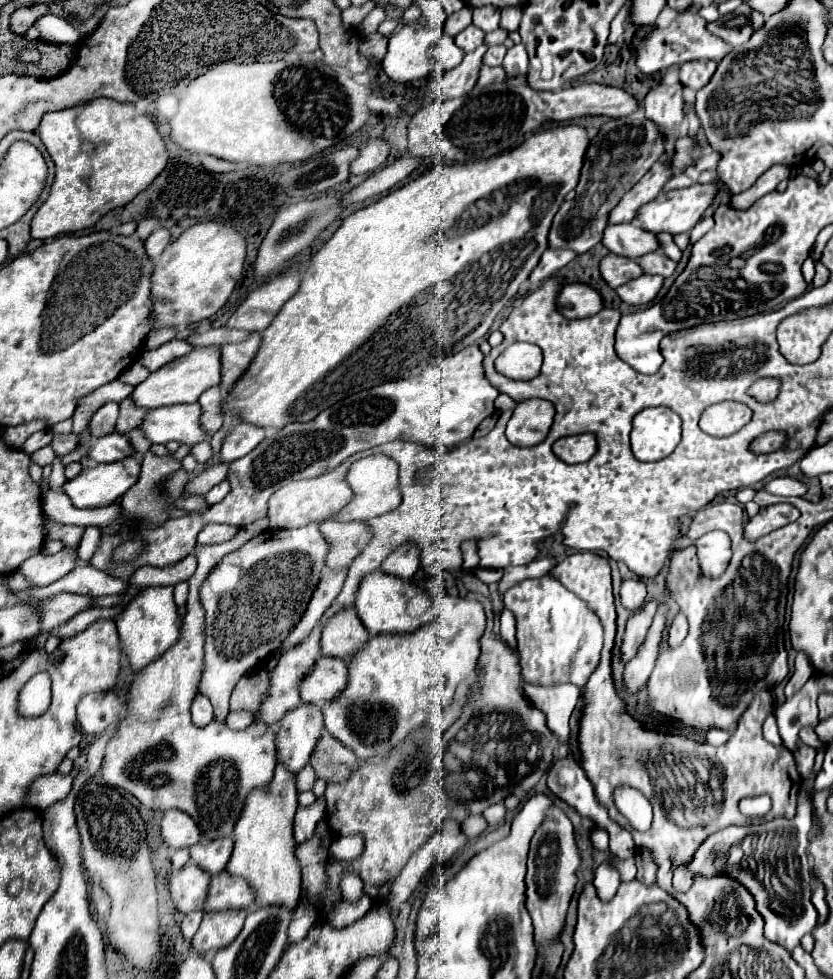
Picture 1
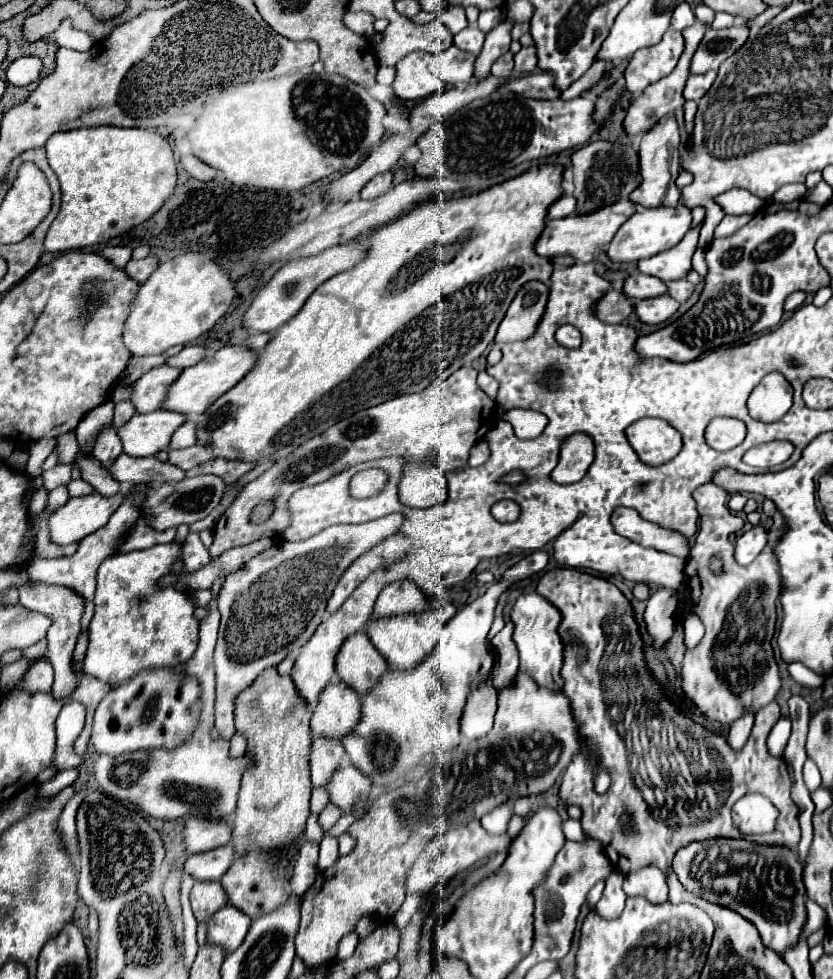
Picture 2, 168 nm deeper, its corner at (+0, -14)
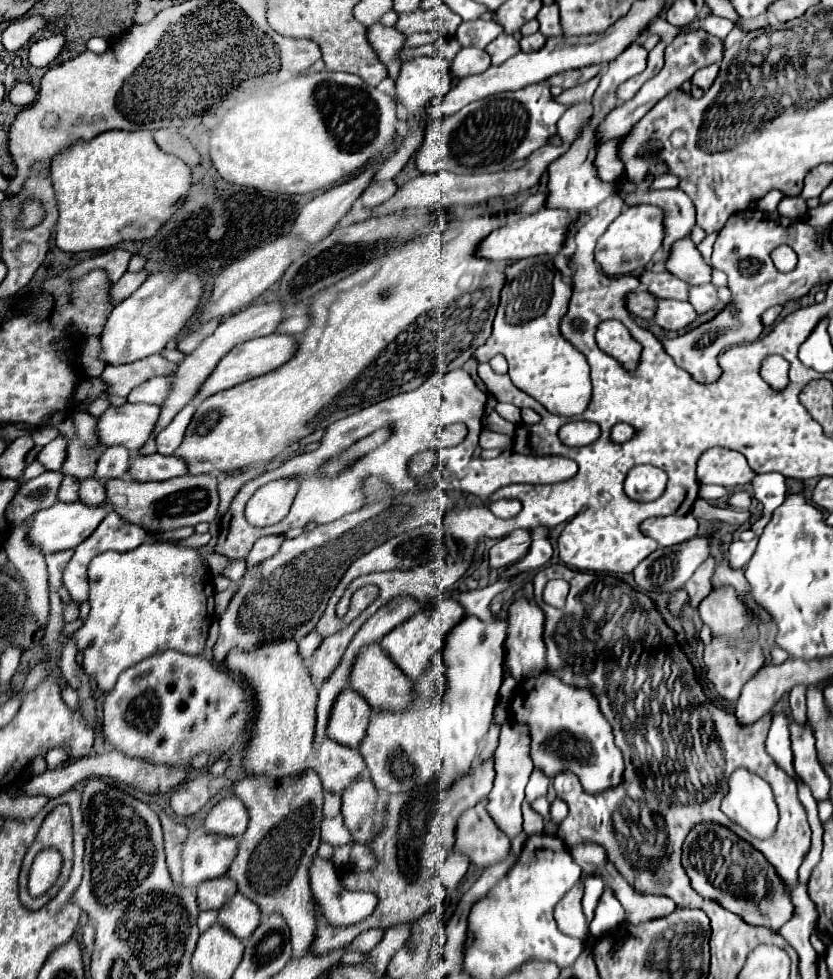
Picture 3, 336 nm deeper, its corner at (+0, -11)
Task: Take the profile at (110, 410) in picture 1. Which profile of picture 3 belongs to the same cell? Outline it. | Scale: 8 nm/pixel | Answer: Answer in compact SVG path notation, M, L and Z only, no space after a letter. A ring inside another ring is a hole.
M122 445L104 447L104 451L98 459L94 477L98 477L100 481L112 479L112 477L124 477L124 473L128 471L128 463L130 463L128 459L130 459L130 453L126 447L122 447Z

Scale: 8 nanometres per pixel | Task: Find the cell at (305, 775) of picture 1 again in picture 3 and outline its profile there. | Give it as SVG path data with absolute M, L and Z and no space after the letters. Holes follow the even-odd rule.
M324 793L324 817L340 813L340 795L338 793Z

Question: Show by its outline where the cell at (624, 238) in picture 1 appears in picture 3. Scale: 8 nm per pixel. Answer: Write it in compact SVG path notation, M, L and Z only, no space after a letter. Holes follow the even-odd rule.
M688 237L678 239L670 247L668 259L662 265L666 271L670 271L672 275L676 275L678 279L682 279L690 285L710 283L710 267L704 263L700 251Z

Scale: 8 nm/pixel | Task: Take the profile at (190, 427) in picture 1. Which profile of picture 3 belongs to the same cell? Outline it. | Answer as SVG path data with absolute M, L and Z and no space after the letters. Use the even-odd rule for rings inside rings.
M124 403L120 407L110 405L98 421L98 437L102 445L124 445L128 451L138 453L152 437L158 417L158 405Z

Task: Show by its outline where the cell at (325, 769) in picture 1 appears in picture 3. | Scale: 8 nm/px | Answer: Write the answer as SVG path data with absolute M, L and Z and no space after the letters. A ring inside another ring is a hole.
M360 775L356 781L352 781L344 789L344 793L342 793L342 817L344 817L346 827L352 833L352 841L358 841L358 843L370 841L382 829L382 823L384 823L384 801L380 801L378 791L376 791L376 787L374 787L370 777Z

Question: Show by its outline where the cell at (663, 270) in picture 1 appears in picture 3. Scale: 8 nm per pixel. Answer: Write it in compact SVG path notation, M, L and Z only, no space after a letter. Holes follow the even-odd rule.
M710 283L708 285L692 285L692 287L688 287L688 301L696 309L696 313L710 311L718 301L716 289Z

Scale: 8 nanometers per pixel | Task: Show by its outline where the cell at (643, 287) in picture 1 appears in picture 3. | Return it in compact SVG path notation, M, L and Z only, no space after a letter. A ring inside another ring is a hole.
M658 299L656 301L656 313L654 321L668 329L668 331L678 331L692 323L696 319L694 307L690 307L688 301L678 301L678 299Z

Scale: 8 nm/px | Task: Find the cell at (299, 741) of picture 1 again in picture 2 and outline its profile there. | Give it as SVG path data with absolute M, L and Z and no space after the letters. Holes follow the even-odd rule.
M314 738L310 754L310 772L314 786L326 786L334 770L344 760L346 750L340 740L334 738Z

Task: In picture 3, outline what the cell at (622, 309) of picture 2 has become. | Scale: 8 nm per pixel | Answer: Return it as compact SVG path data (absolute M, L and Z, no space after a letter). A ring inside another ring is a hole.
M634 289L626 295L626 309L632 315L638 315L642 319L652 319L652 315L654 315L654 297L648 291Z

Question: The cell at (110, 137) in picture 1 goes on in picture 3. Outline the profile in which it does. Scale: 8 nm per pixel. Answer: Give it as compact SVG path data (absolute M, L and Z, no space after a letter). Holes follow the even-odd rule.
M106 131L90 141L74 141L66 151L54 155L50 173L60 207L56 245L66 253L102 251L120 241L144 241L154 237L158 227L180 207L190 189L190 167L176 155L158 149L150 131Z

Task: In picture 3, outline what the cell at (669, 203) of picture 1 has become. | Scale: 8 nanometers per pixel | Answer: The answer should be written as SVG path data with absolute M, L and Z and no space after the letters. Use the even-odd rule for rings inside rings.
M636 205L622 211L608 231L598 239L596 263L606 275L628 275L636 269L646 267L656 253L662 249L664 241L664 211L654 205Z

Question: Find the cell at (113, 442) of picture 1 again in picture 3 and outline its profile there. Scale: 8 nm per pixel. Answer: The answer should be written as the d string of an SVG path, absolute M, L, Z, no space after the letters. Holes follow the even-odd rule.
M134 453L128 467L128 477L134 481L166 481L178 475L186 475L184 461L160 453L154 455Z

